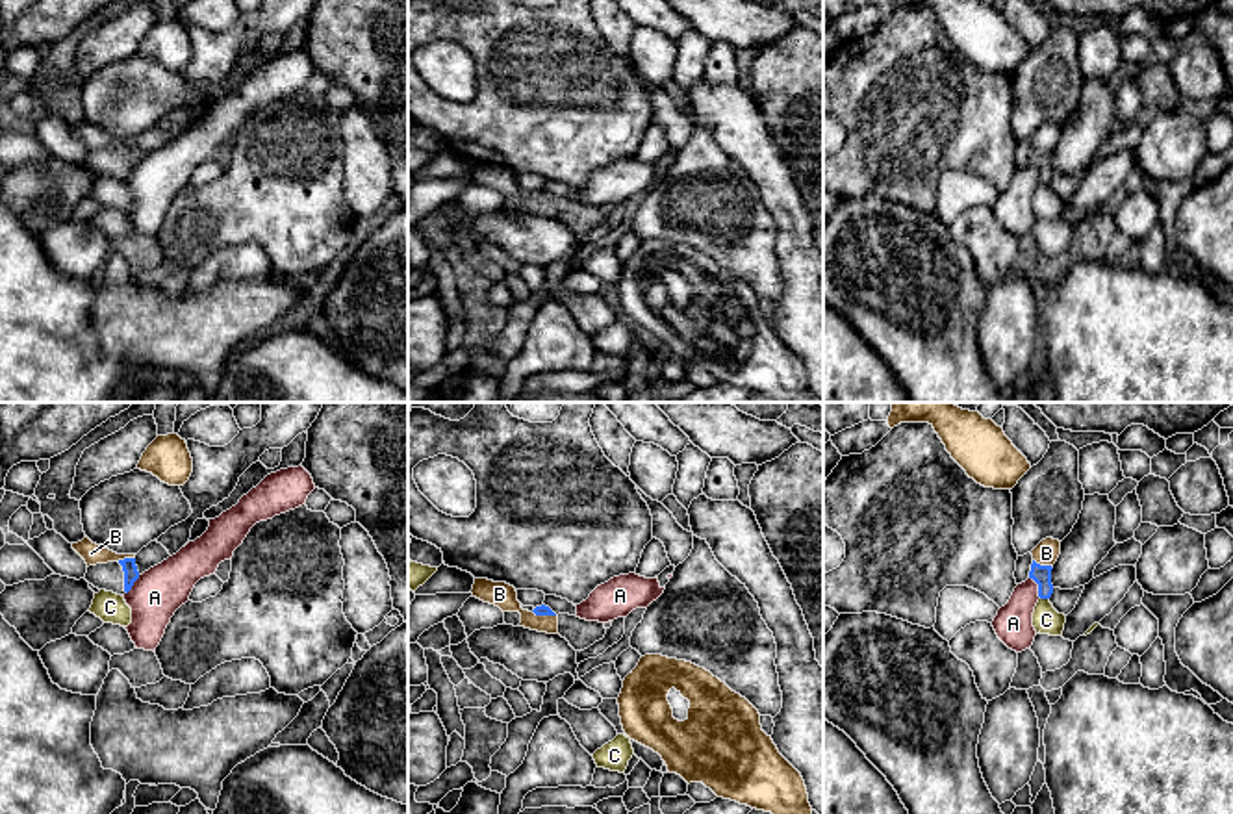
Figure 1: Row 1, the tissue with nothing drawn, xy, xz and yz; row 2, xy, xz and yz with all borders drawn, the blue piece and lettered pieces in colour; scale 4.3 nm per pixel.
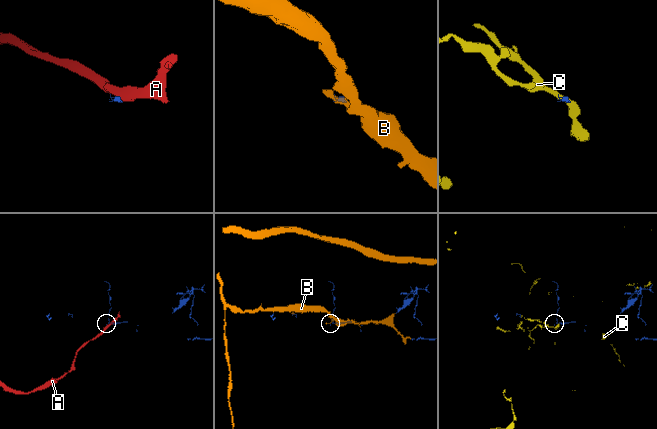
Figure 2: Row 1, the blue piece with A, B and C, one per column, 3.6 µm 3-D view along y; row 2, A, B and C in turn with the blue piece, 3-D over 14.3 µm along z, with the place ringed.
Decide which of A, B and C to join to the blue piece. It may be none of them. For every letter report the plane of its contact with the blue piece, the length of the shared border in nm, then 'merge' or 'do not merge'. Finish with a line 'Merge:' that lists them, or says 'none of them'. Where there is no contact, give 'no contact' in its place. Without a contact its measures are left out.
A: meets blue in yz; contact 110 nm long; do not merge
B: meets blue in yz; contact 100 nm long; merge
C: meets blue in yz; contact 40 nm long; do not merge
Merge: B

